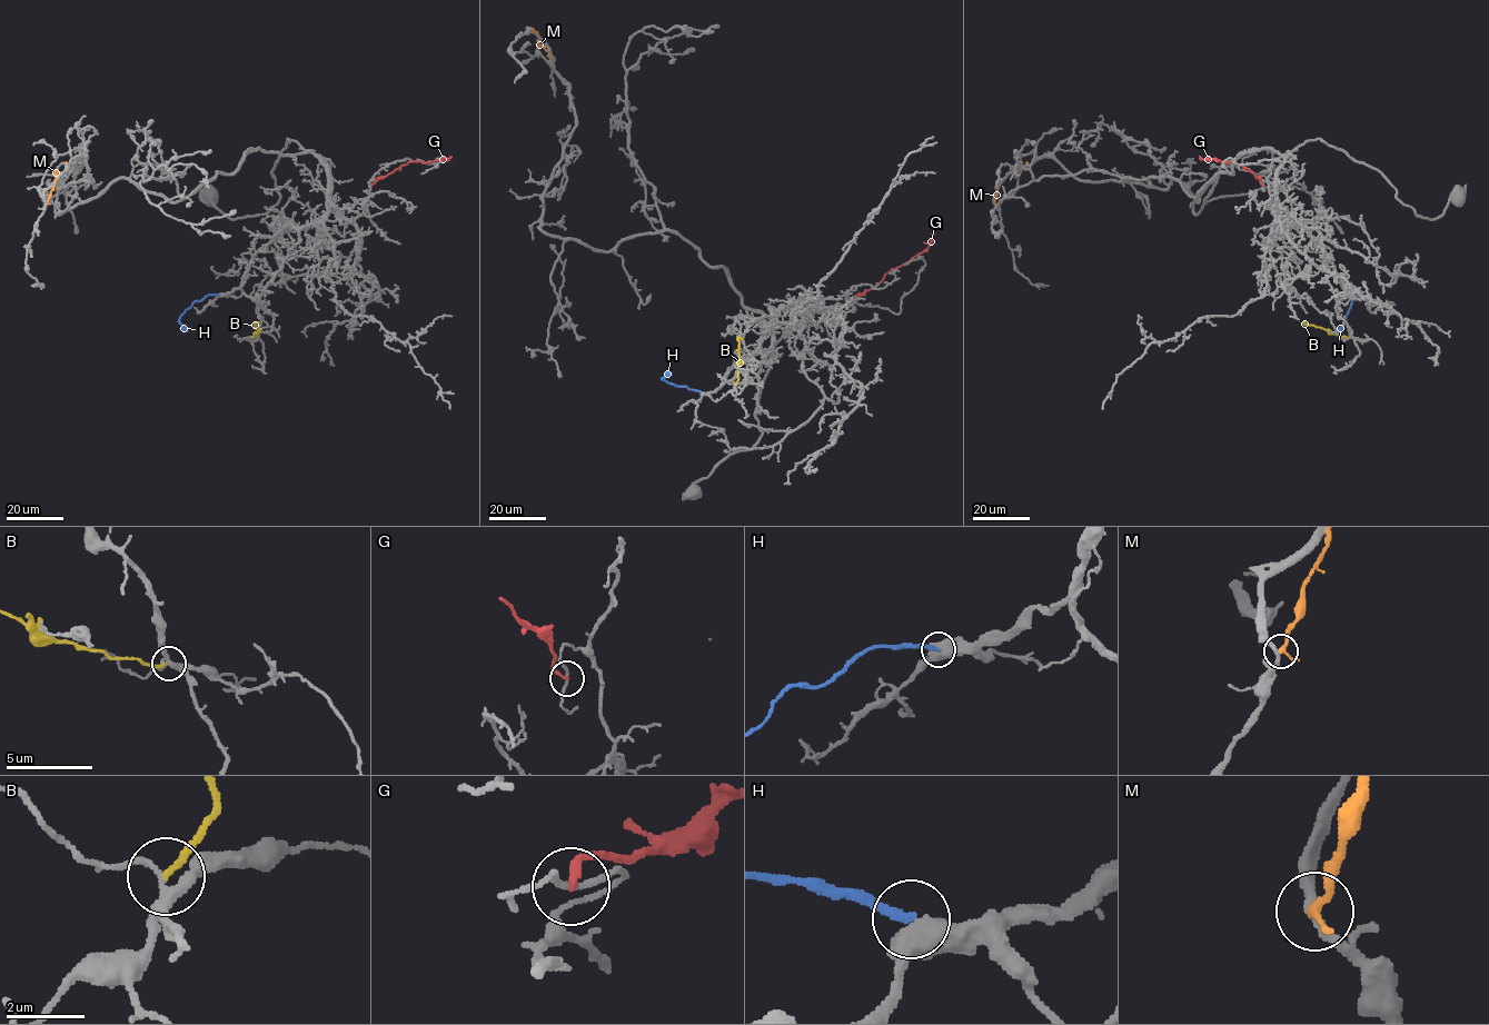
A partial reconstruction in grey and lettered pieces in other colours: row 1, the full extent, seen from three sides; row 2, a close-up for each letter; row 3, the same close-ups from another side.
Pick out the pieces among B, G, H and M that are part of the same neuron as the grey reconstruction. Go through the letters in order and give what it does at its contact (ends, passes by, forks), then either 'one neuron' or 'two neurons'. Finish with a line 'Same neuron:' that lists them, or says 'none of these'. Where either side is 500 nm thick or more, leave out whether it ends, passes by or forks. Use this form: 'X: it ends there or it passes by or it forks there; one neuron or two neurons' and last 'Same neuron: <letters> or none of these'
B: it ends there; two neurons
G: it ends there; two neurons
H: it ends there; two neurons
M: it ends there; two neurons
Same neuron: none of these

